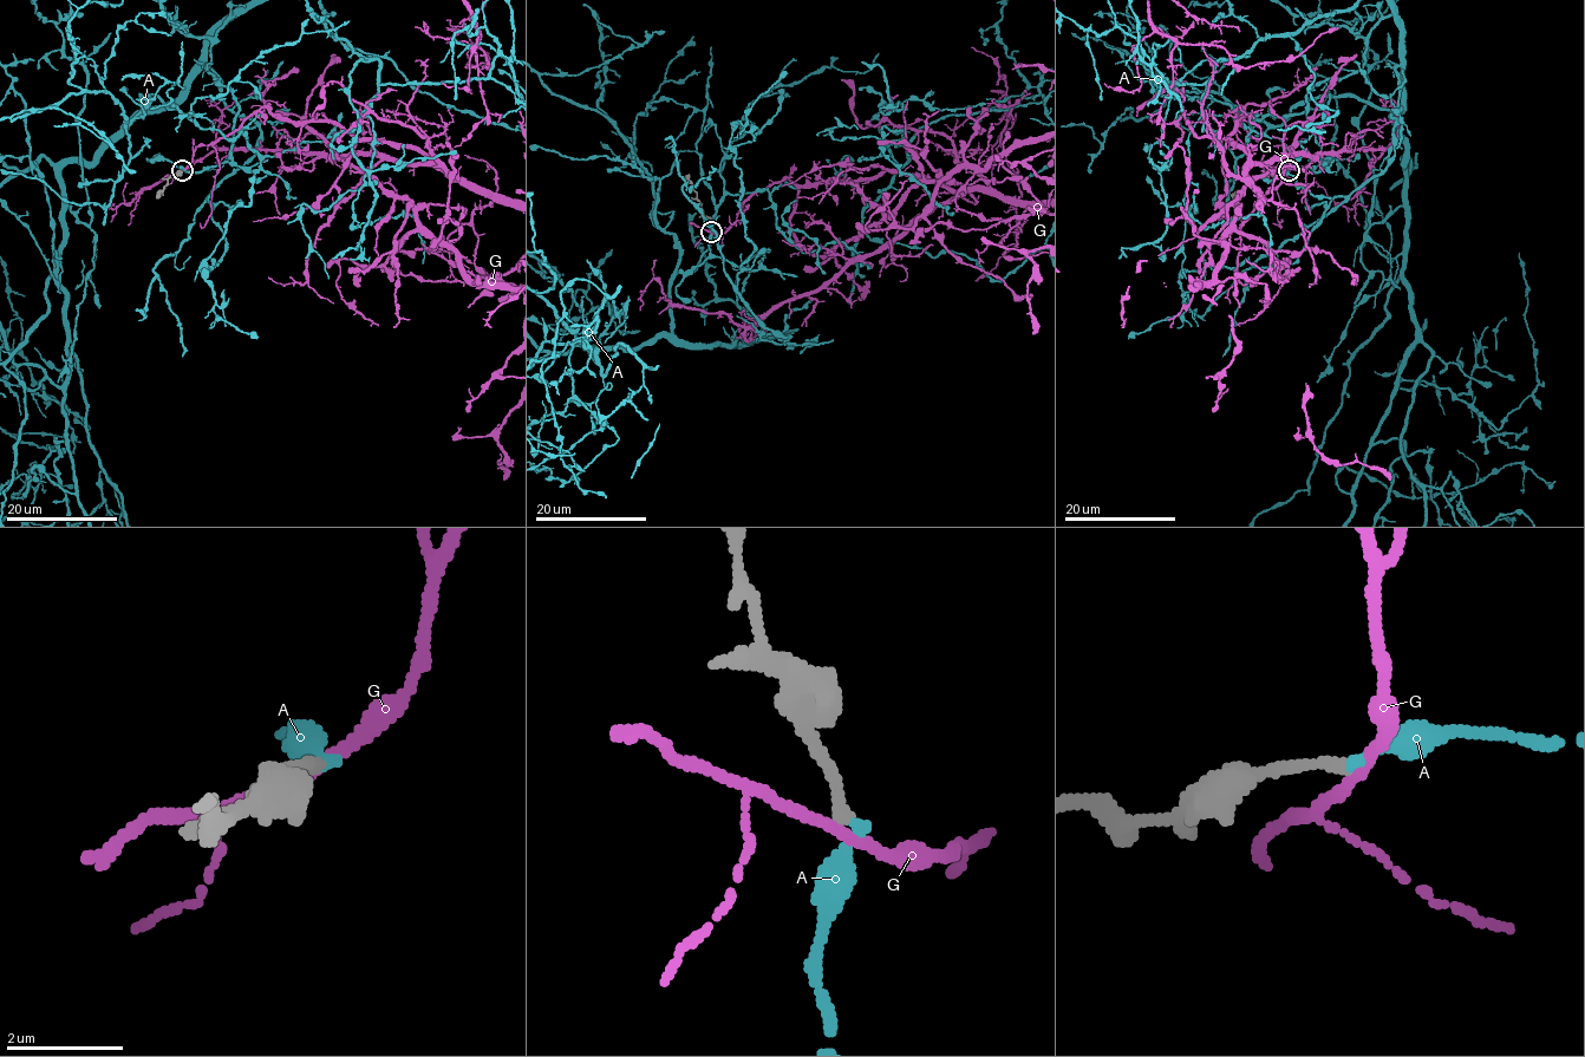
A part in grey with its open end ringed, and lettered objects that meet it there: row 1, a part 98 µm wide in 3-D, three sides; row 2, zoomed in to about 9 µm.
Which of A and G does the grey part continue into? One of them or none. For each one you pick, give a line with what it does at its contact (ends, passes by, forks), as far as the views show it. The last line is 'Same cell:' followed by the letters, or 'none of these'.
A: It ends there
Same cell: A

